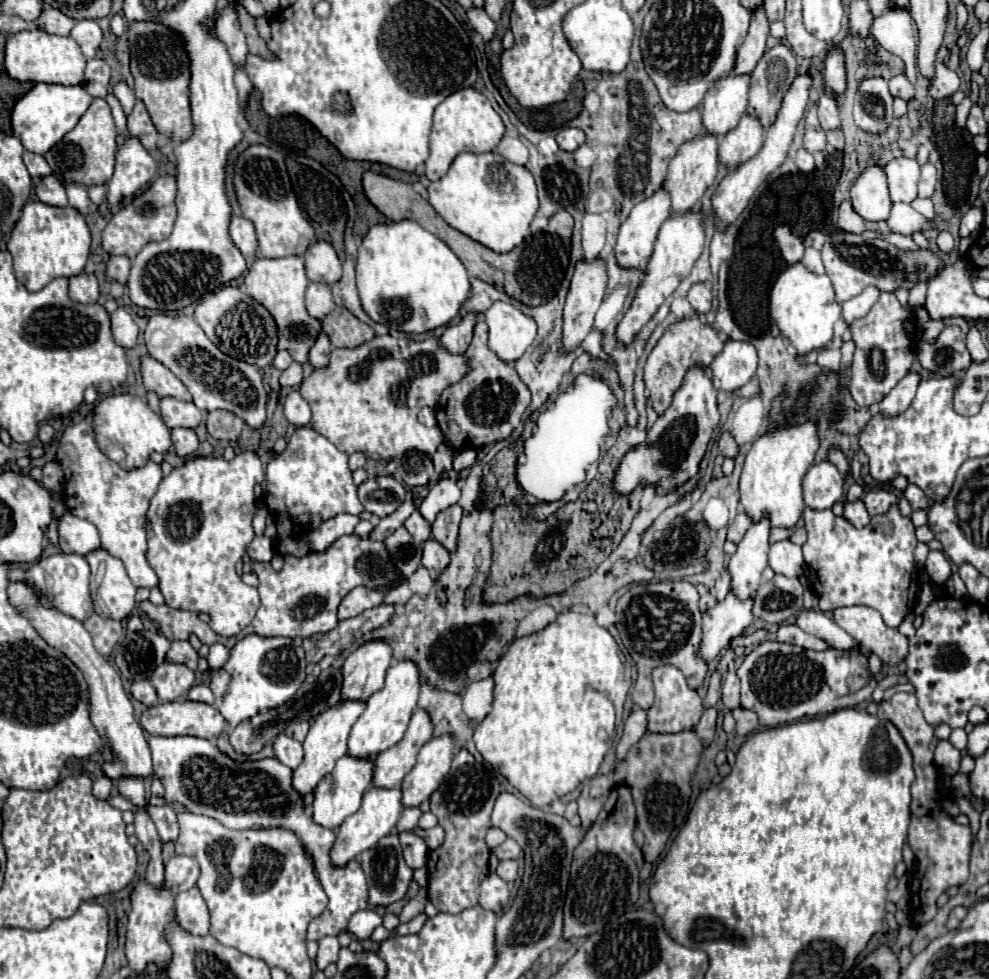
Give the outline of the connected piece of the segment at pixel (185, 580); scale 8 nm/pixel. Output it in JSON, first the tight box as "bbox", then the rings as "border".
{"bbox":[148,452,264,636],"border":[[[242,452],[234,460],[198,456],[186,460],[182,466],[172,468],[168,476],[162,478],[158,492],[154,494],[148,510],[150,536],[148,536],[148,562],[160,578],[160,590],[166,604],[180,610],[208,612],[210,628],[220,636],[240,634],[256,616],[260,606],[258,590],[244,584],[236,572],[236,564],[246,554],[246,544],[254,538],[252,518],[256,512],[254,486],[264,480],[264,470],[254,452]]]}

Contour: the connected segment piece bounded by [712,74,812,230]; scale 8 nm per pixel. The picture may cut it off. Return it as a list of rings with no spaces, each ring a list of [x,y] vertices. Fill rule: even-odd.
[[[798,74],[794,78],[794,82],[790,84],[790,88],[786,90],[784,98],[782,98],[782,106],[780,106],[780,110],[776,114],[774,124],[766,130],[766,140],[764,140],[764,146],[760,148],[760,152],[754,158],[746,160],[744,164],[736,166],[734,170],[730,170],[722,178],[722,182],[718,184],[718,188],[716,188],[714,196],[712,196],[712,208],[714,208],[716,218],[718,218],[718,222],[716,222],[718,230],[730,226],[730,222],[734,222],[742,214],[742,210],[748,206],[752,194],[756,192],[756,188],[786,160],[786,154],[788,154],[788,148],[792,144],[796,126],[802,120],[802,116],[806,112],[806,106],[810,102],[810,90],[812,90],[812,76],[810,74]]]

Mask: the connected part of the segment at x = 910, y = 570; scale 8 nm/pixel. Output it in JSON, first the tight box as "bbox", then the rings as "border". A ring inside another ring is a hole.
{"bbox":[802,506,920,626],"border":[[[898,506],[890,508],[886,516],[874,516],[862,530],[832,510],[804,508],[802,518],[808,530],[808,540],[802,546],[808,584],[820,600],[820,610],[834,612],[836,608],[860,604],[878,610],[886,626],[900,626],[912,612],[920,590],[914,566],[914,548],[918,542],[912,520],[904,518]]]}

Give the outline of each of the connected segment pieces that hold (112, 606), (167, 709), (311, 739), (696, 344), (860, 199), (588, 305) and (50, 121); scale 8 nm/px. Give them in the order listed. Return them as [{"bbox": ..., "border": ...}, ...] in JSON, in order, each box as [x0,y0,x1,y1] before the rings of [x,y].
[{"bbox":[84,548,136,620],"border":[[[104,548],[88,552],[84,558],[90,562],[90,566],[94,566],[94,562],[104,562],[106,570],[98,586],[98,597],[106,606],[108,618],[124,620],[136,606],[136,586],[130,582],[122,560],[112,556]]]},{"bbox":[138,700,226,740],"border":[[[174,700],[174,702],[150,706],[140,714],[138,722],[142,730],[152,736],[198,736],[208,740],[214,740],[216,736],[220,736],[226,726],[224,716],[214,706],[204,702],[192,702],[192,700]]]},{"bbox":[294,700,366,794],"border":[[[342,700],[334,708],[324,710],[314,720],[314,724],[304,740],[304,760],[294,770],[294,788],[298,788],[298,792],[302,792],[302,794],[312,792],[316,788],[316,784],[326,774],[332,772],[336,760],[348,752],[348,734],[350,734],[354,722],[358,720],[358,716],[364,712],[364,708],[366,708],[366,702],[362,702],[362,700]]]},{"bbox":[644,318,724,414],"border":[[[684,318],[676,324],[672,324],[664,336],[658,340],[658,344],[654,346],[654,350],[648,356],[648,362],[644,366],[644,382],[646,382],[646,390],[648,390],[648,398],[654,404],[654,410],[658,414],[666,412],[666,408],[672,402],[674,392],[680,388],[684,374],[688,372],[688,368],[692,368],[694,364],[702,364],[702,366],[710,366],[710,362],[714,360],[714,356],[724,348],[724,342],[720,340],[718,332],[712,328],[712,324],[704,324],[698,318]]]},{"bbox":[852,164,890,220],"border":[[[872,164],[854,182],[852,190],[852,206],[864,220],[886,220],[890,216],[890,194],[886,172],[880,164]]]},{"bbox":[562,258,608,352],"border":[[[594,258],[592,262],[588,260],[580,260],[576,264],[576,272],[570,284],[570,292],[564,304],[564,332],[562,332],[562,352],[570,352],[574,348],[578,348],[578,344],[588,336],[588,332],[594,326],[594,316],[596,310],[602,304],[604,292],[606,292],[606,284],[608,284],[608,276],[606,276],[606,262],[602,258]]]},{"bbox":[12,84,92,154],"border":[[[36,84],[18,104],[14,106],[12,112],[12,132],[20,142],[24,144],[26,150],[46,154],[56,142],[68,134],[82,114],[88,110],[92,104],[92,96],[86,92],[82,84],[78,86],[62,86],[62,84]]]}]

